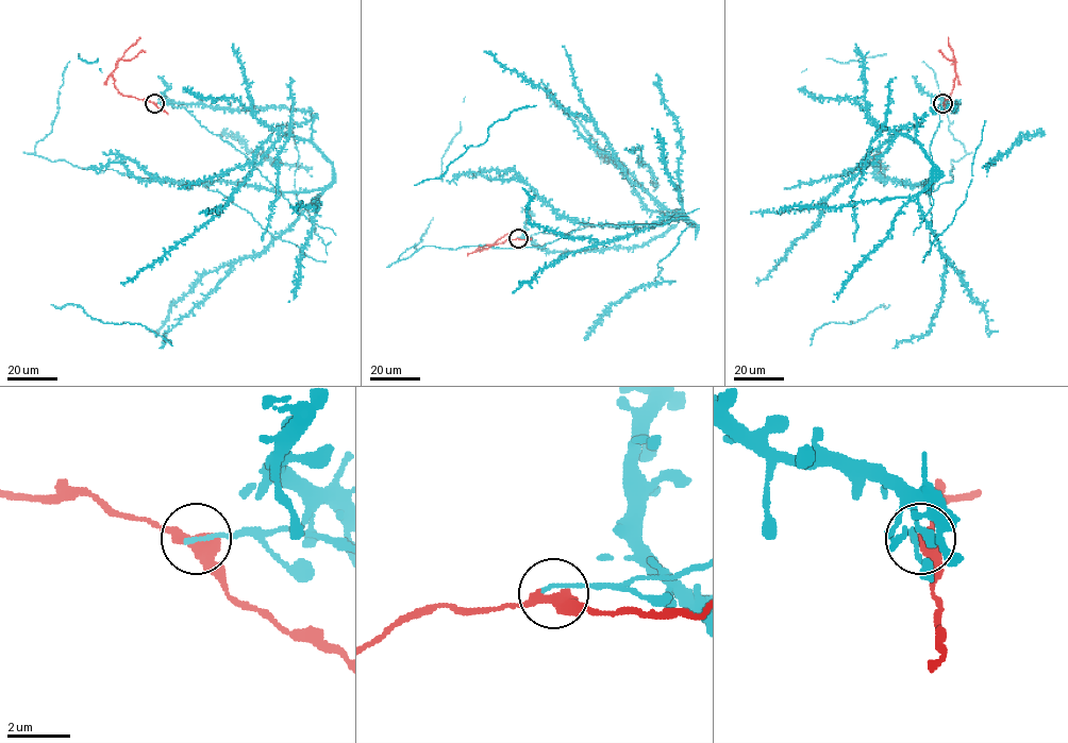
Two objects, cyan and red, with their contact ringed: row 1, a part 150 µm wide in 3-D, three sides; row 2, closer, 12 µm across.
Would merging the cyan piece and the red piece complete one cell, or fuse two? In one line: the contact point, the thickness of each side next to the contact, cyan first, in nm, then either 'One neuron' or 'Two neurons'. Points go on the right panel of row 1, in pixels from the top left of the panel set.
Place: (943, 103). Thickness 120 nm (cyan) against 440 nm. Two neurons

